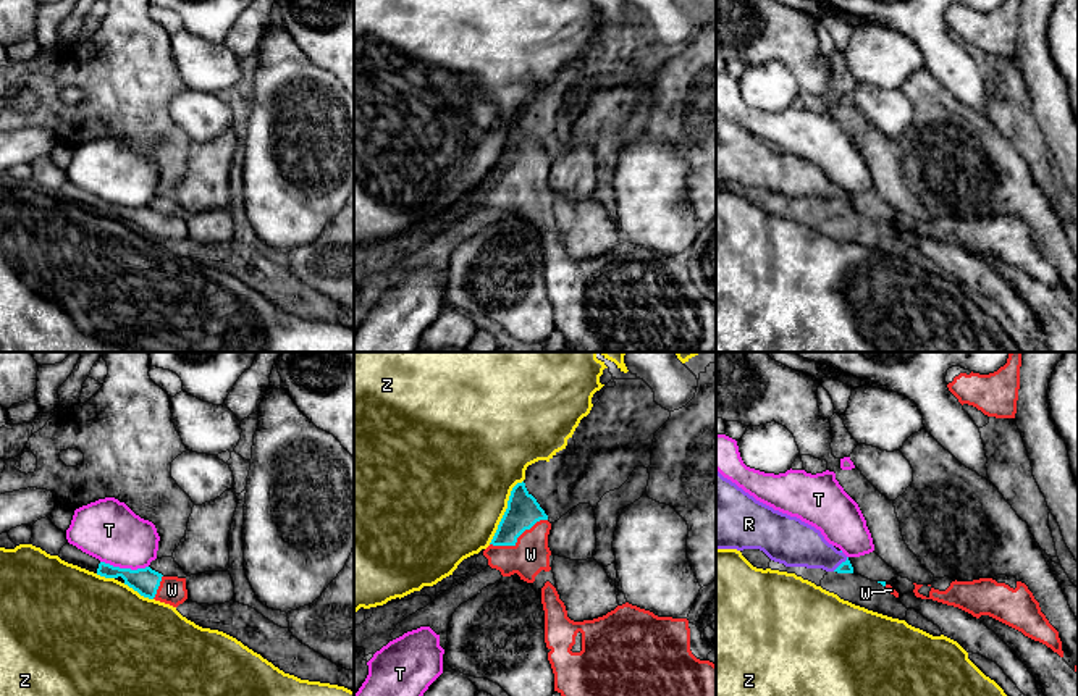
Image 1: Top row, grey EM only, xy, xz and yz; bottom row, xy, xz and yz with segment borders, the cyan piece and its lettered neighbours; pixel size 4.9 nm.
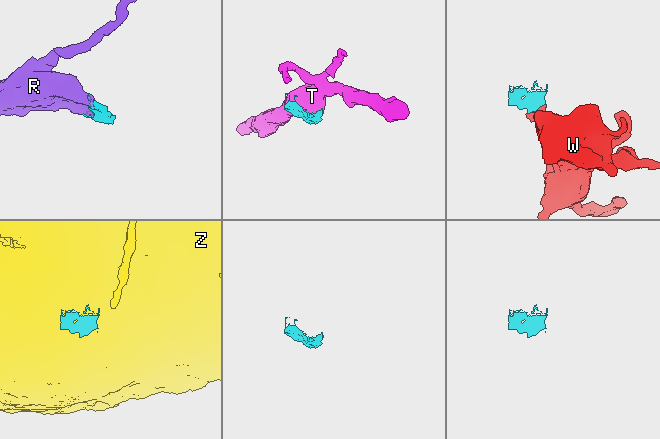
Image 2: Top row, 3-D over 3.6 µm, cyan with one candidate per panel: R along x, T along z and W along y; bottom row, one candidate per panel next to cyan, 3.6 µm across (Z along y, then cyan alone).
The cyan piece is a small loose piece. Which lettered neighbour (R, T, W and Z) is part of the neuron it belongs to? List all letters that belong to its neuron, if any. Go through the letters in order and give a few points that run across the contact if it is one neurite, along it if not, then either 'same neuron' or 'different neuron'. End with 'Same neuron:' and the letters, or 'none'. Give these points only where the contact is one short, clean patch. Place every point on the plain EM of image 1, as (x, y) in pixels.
R: same neuron
T: different neuron
W: line xz (522, 150), (517, 175), (530, 192); same neuron
Z: different neuron
Same neuron: R, W

